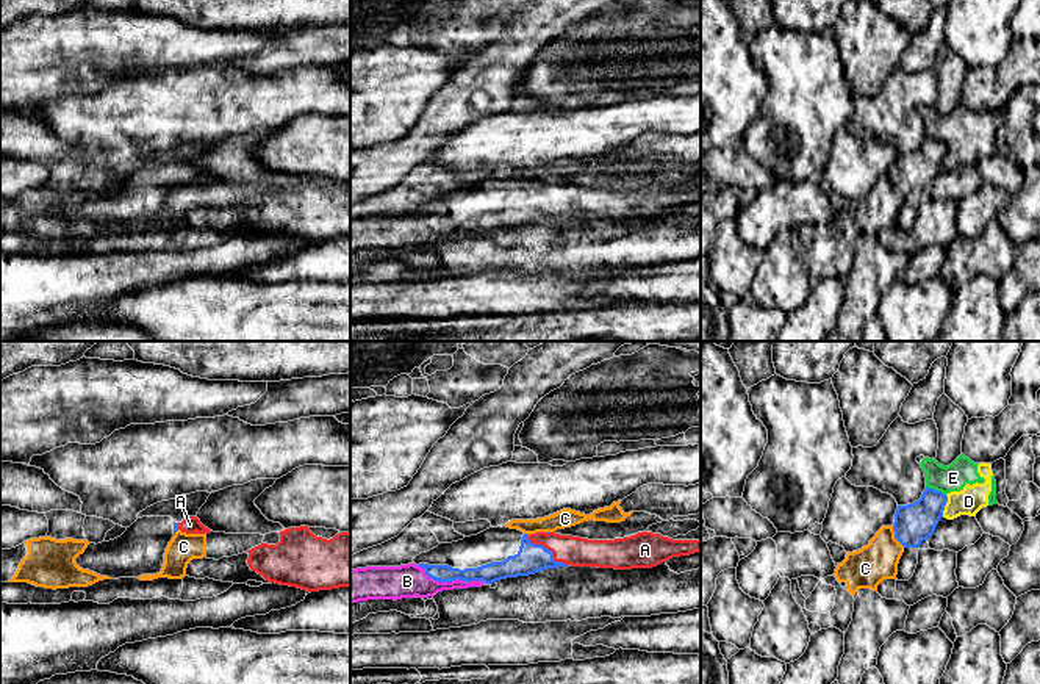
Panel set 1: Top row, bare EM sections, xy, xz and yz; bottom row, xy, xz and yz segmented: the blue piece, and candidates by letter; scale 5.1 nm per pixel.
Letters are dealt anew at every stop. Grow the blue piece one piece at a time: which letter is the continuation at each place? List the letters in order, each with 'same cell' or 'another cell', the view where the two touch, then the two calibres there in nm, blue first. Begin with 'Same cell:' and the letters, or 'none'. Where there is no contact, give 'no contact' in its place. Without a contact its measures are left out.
Same cell: A, B
A: same cell; meets blue in xz; 150 nm thick on the blue side, 150 nm on the other
B: same cell; meets blue in xz; 100 nm thick on the blue side, 180 nm on the other
C: another cell; meets blue in yz; 200 nm thick on the blue side, 200 nm on the other
D: another cell; meets blue in yz; 200 nm thick on the blue side, 140 nm on the other
E: another cell; meets blue in yz; 200 nm thick on the blue side, 140 nm on the other

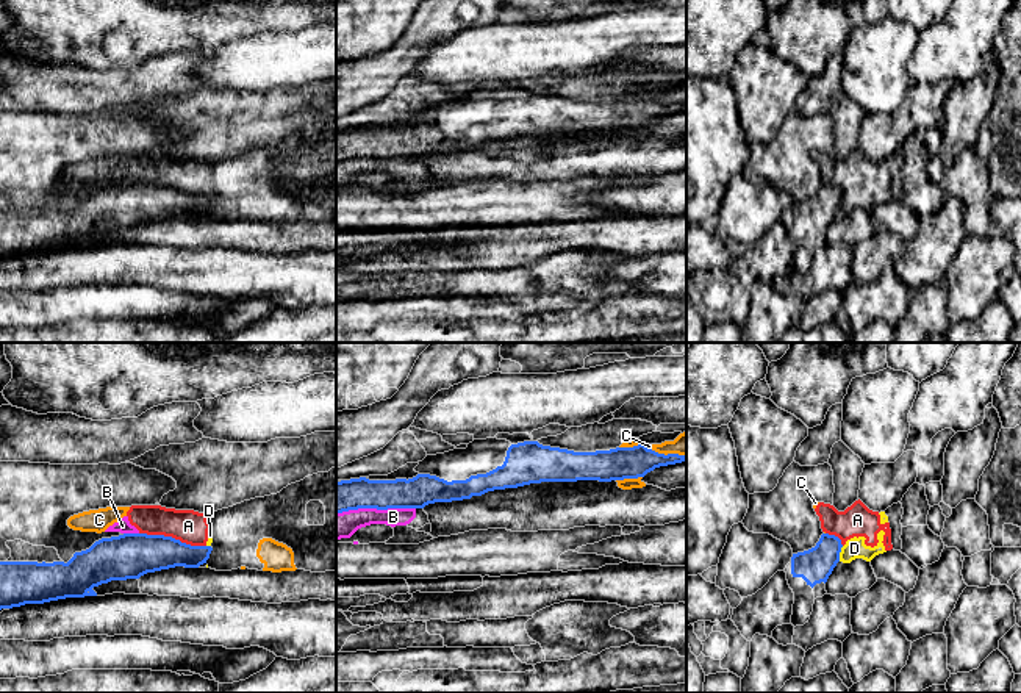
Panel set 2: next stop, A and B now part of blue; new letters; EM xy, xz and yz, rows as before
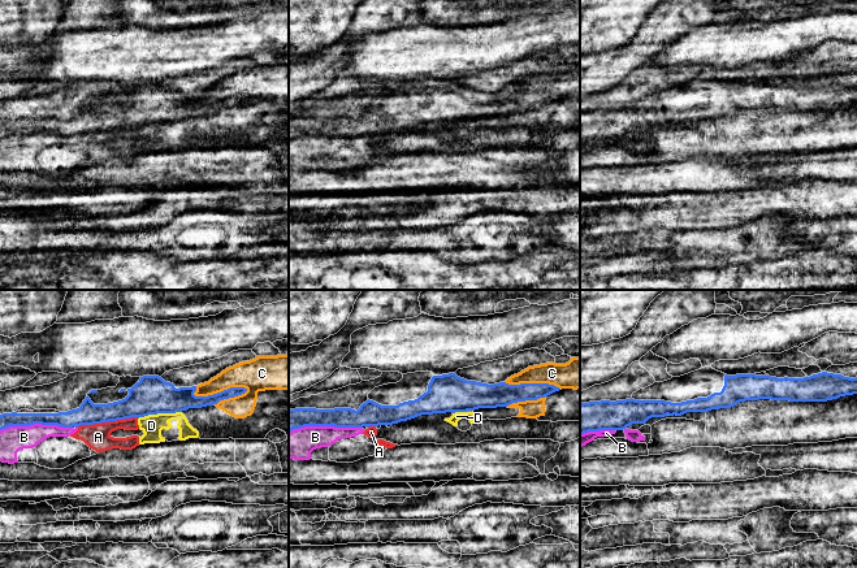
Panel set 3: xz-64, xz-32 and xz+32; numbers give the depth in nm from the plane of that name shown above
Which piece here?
Same cell: none
A: another cell; meets blue in xy; 240 nm thick on the blue side, 170 nm on the other
B: another cell; meets blue in xz; 160 nm thick on the blue side, 140 nm on the other
C: another cell; meets blue in xz; 170 nm thick on the blue side, 60 nm on the other
D: another cell; meets blue in yz; 180 nm thick on the blue side, 110 nm on the other

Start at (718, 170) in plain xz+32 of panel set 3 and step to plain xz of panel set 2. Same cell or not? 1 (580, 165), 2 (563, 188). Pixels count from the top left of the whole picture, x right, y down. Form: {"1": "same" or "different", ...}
{"1": "different", "2": "same"}

